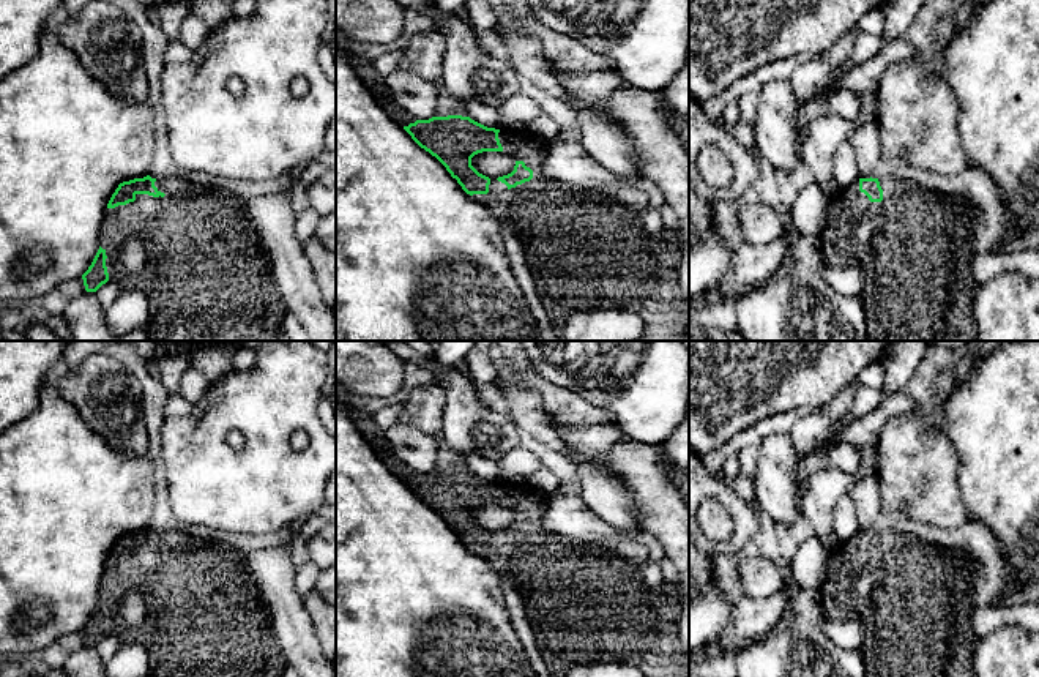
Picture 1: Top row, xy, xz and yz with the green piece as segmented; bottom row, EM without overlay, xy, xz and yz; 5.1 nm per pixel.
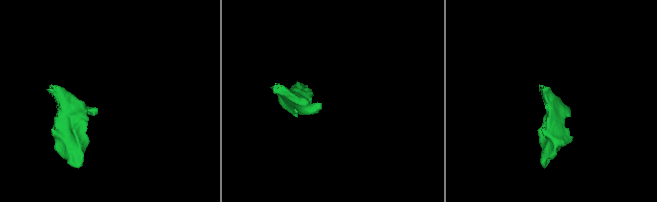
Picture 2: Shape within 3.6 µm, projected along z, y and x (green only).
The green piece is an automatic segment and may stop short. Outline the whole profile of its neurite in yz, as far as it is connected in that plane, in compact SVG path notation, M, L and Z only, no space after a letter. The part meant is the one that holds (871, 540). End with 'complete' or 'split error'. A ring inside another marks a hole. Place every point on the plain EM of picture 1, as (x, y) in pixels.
M859 532L859 544L864 546L870 555L883 554L883 543L878 532Z; complete

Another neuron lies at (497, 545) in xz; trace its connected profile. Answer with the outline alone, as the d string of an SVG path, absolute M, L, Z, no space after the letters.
M490 532L489 538L489 546L487 548L473 548L471 551L484 555L484 557L492 557L492 555L500 555L506 551L508 548L508 540L497 532Z

